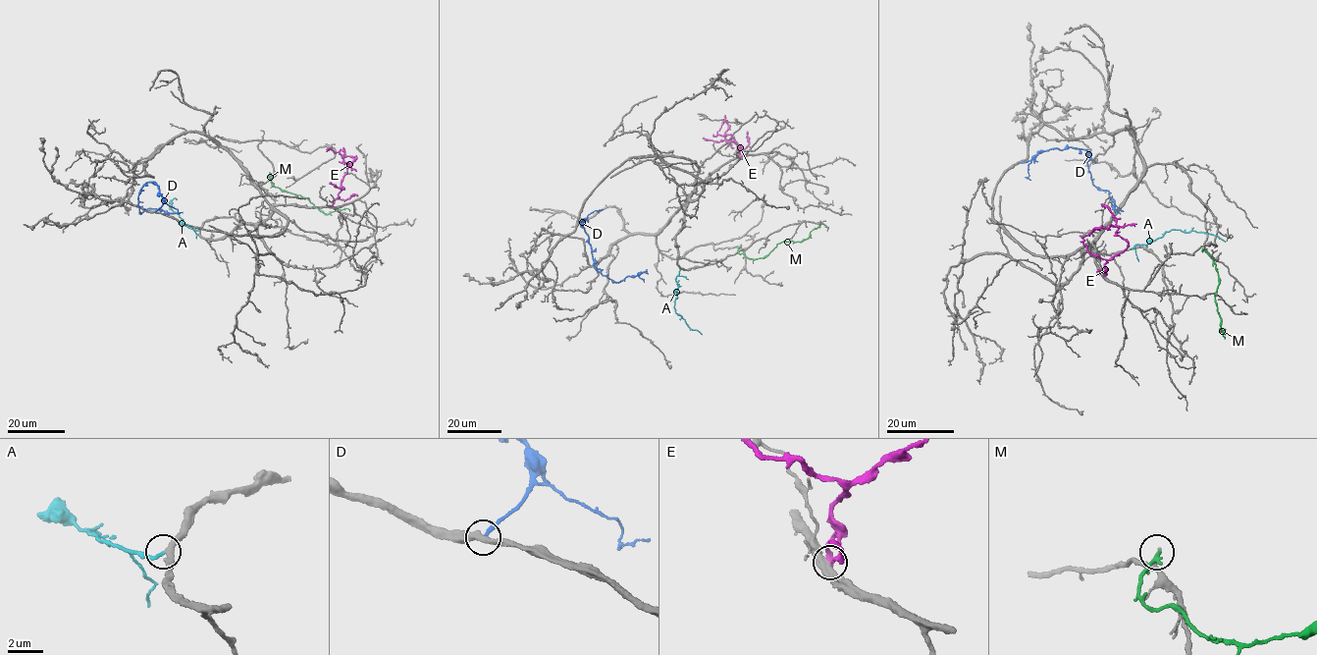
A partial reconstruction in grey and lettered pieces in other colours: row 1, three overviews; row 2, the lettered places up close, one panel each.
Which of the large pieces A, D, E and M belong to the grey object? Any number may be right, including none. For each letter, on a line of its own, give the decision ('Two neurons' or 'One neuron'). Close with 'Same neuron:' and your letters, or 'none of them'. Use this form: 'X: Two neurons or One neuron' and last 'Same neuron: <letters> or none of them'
A: One neuron
D: Two neurons
E: Two neurons
M: Two neurons
Same neuron: A

